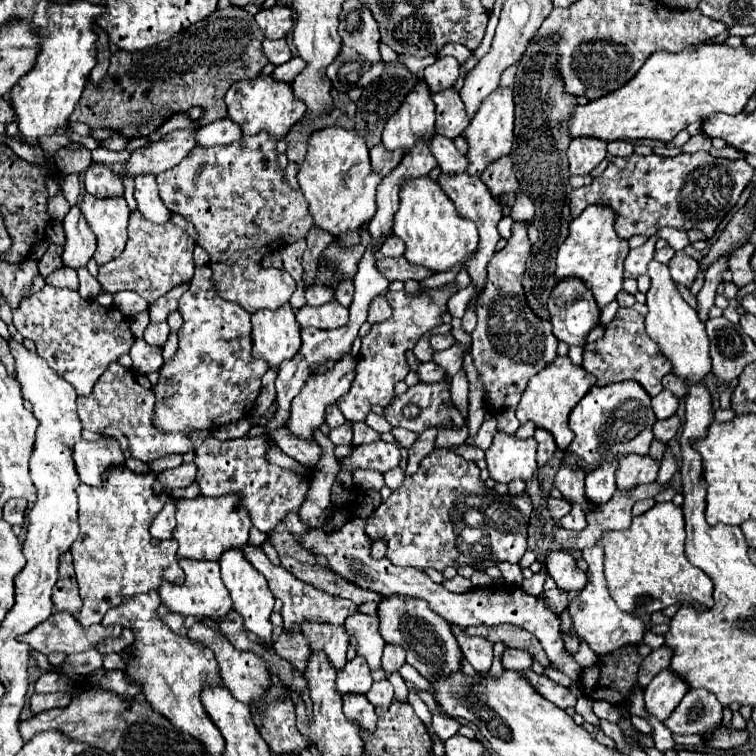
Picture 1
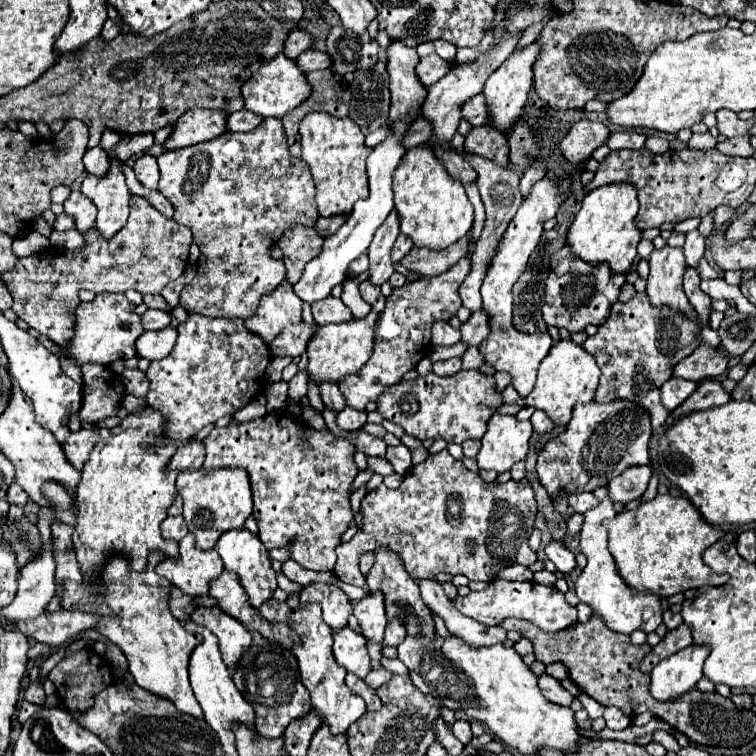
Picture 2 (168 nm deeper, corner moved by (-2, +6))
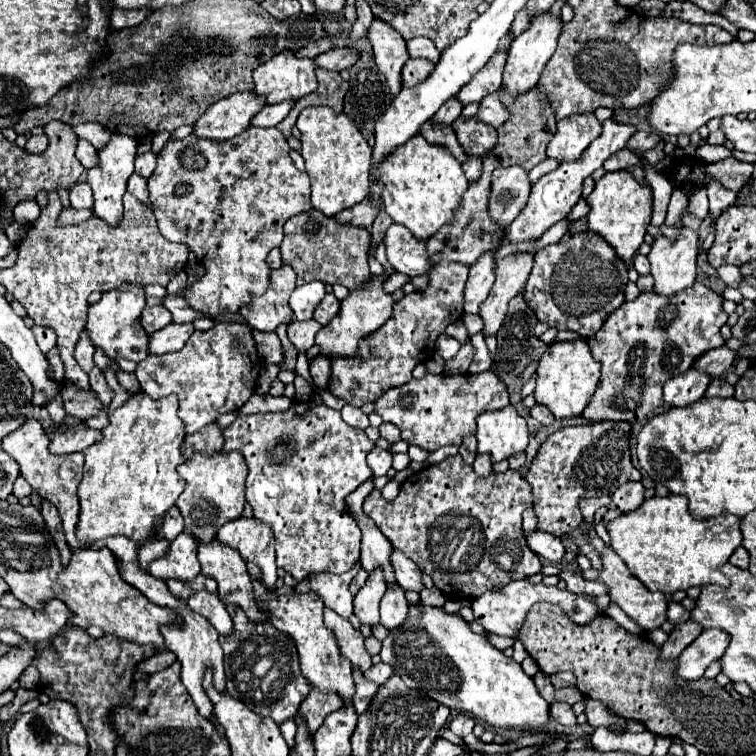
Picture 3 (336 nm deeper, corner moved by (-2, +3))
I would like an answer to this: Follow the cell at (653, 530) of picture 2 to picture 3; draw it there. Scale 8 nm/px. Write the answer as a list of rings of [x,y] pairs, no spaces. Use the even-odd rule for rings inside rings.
[[[668,494],[664,498],[652,496],[644,500],[634,512],[622,514],[608,524],[608,534],[614,552],[628,564],[630,572],[642,580],[650,590],[660,590],[664,594],[674,594],[676,590],[688,590],[690,586],[722,584],[728,586],[730,580],[720,572],[720,566],[728,562],[732,552],[740,546],[740,518],[734,514],[720,514],[706,520],[696,520],[688,512],[688,500],[682,494]]]

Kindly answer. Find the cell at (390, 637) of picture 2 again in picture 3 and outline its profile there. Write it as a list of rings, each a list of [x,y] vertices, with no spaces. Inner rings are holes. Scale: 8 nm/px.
[[[392,584],[386,588],[386,594],[380,602],[380,616],[382,616],[382,624],[390,630],[390,628],[398,628],[398,624],[402,624],[408,616],[408,602],[404,598],[404,588],[398,584]]]

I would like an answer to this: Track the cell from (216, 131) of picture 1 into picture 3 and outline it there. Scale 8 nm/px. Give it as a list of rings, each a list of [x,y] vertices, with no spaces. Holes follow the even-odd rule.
[[[284,100],[284,102],[280,102],[280,104],[270,104],[270,106],[266,106],[266,108],[260,112],[260,116],[254,118],[254,126],[276,126],[278,122],[282,122],[282,120],[290,114],[290,110],[292,110],[294,104],[296,104],[294,100]]]

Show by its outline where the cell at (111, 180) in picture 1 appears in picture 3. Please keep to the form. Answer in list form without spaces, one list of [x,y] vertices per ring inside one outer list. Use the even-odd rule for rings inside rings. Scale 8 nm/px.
[[[78,140],[76,158],[88,170],[88,168],[92,168],[92,164],[98,164],[98,150],[88,140]]]

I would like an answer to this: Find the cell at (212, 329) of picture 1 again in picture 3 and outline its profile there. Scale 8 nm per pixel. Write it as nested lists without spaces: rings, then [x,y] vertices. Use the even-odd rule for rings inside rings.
[[[216,324],[208,332],[196,330],[178,352],[148,356],[138,362],[134,374],[142,386],[142,392],[154,400],[176,392],[180,400],[178,416],[184,420],[186,434],[194,434],[206,424],[218,420],[218,416],[242,408],[254,394],[262,368],[264,360],[258,360],[250,328],[242,328],[242,324]]]

